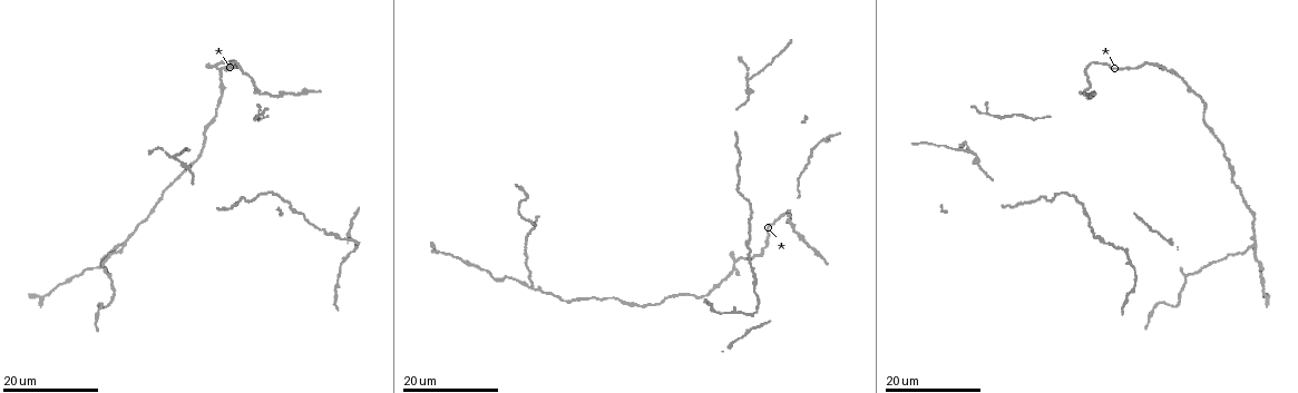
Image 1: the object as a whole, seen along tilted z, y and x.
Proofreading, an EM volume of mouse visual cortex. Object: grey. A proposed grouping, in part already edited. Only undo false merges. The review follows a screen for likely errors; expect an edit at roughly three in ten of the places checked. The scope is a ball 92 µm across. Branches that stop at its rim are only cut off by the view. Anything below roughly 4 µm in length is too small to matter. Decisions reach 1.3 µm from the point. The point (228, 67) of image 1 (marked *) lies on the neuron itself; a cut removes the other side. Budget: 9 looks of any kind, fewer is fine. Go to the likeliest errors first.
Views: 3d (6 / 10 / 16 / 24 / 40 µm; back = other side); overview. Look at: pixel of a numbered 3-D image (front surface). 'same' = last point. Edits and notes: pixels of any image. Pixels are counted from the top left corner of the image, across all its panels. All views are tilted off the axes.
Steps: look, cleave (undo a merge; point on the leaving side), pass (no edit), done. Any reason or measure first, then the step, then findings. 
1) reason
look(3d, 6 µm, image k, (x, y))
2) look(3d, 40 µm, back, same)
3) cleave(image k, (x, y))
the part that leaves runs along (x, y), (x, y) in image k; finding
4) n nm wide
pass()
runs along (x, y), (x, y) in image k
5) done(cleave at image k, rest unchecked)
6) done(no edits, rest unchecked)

three arms meet
look(3d, 24 µm, image 1, (747, 78))

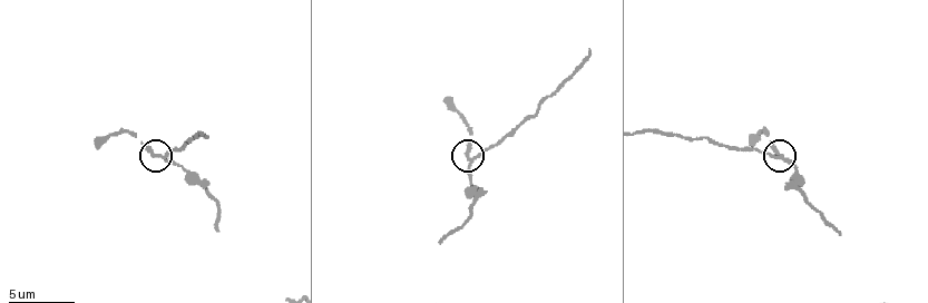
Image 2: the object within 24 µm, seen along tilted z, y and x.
look(3d, 10 µm, image 2, (778, 155))

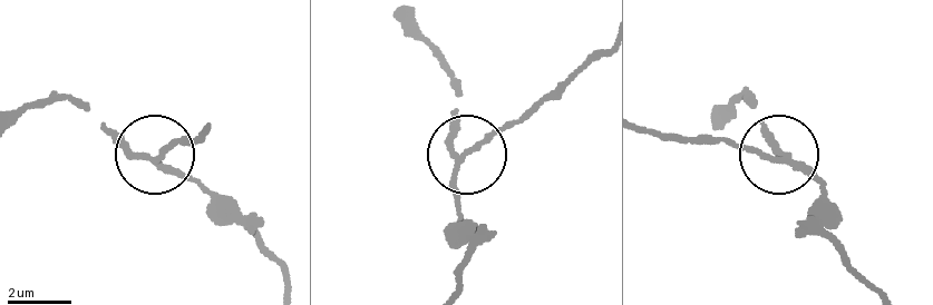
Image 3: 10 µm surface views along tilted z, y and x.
3 arms
cleave(image 3, (168, 147))
the part that leaves runs along (789, 160), (645, 133) in image 3; a second neuron is stuck on

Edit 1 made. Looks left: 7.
see it whole again
look(overview)

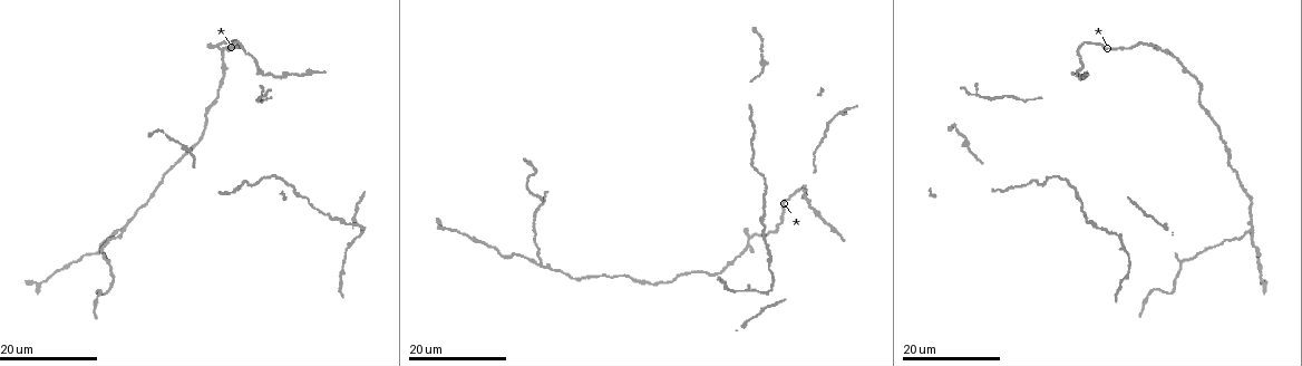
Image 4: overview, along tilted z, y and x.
three arms meet
look(3d, 16 µm, image 4, (125, 225))

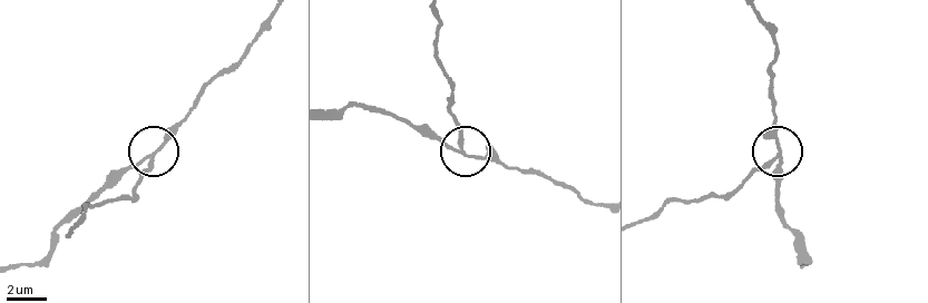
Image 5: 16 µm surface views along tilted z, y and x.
closer look
look(3d, 10 µm, image 5, (460, 151))

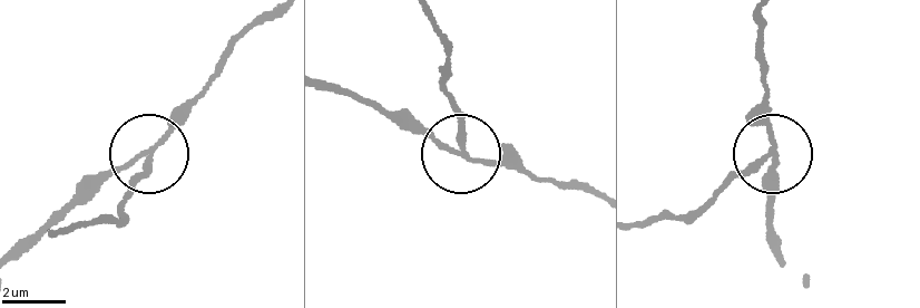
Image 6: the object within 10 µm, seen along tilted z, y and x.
150 nm wide
cleave(image 6, (138, 176))
the part that leaves runs along (470, 155), (447, 88), (450, 48), (433, 17) in image 6; two neurons meet here

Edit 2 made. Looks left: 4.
three arms meet
look(3d, 6 µm, image 2, (474, 201))

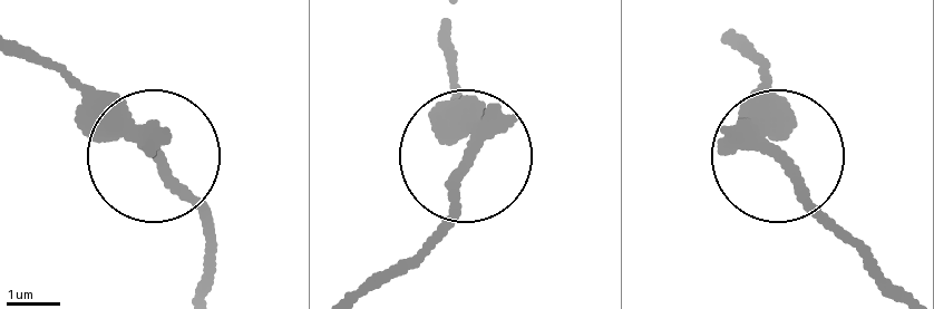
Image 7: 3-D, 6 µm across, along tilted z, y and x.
3 arms
pass()
one neuron here

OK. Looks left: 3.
done(cleave at image 3, cleave at image 6, rest unchecked)

